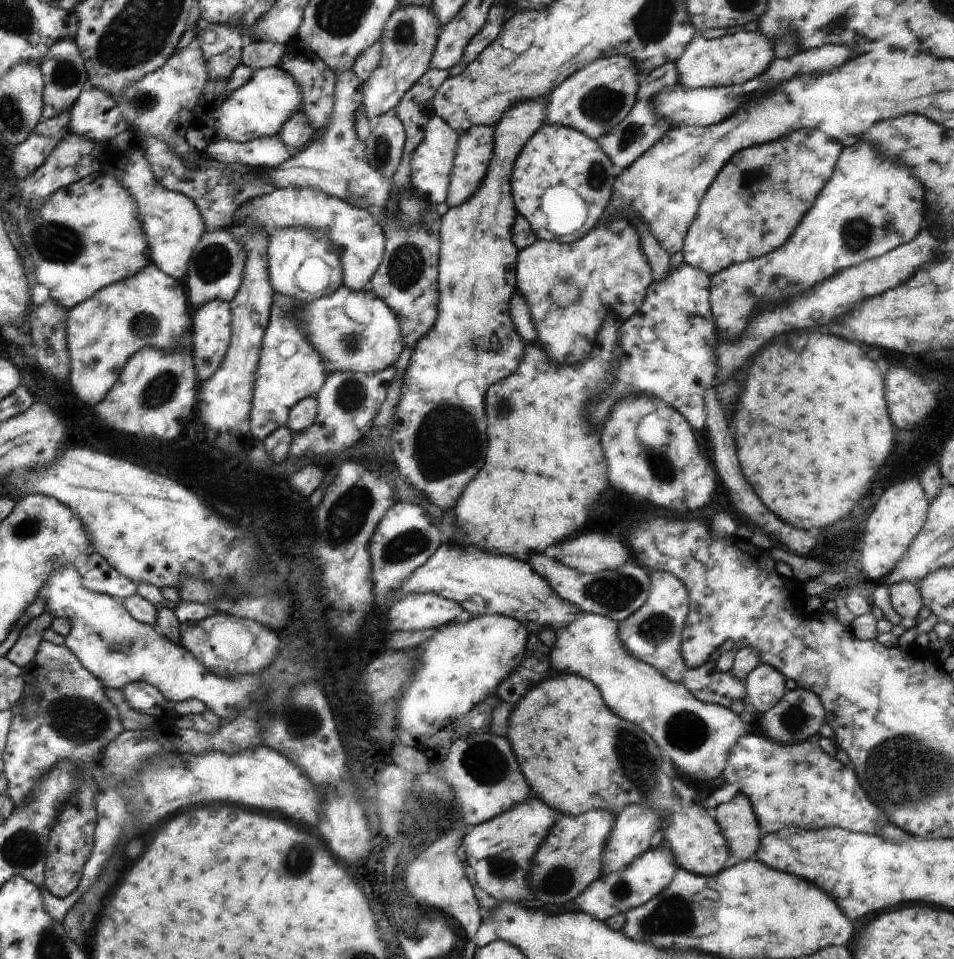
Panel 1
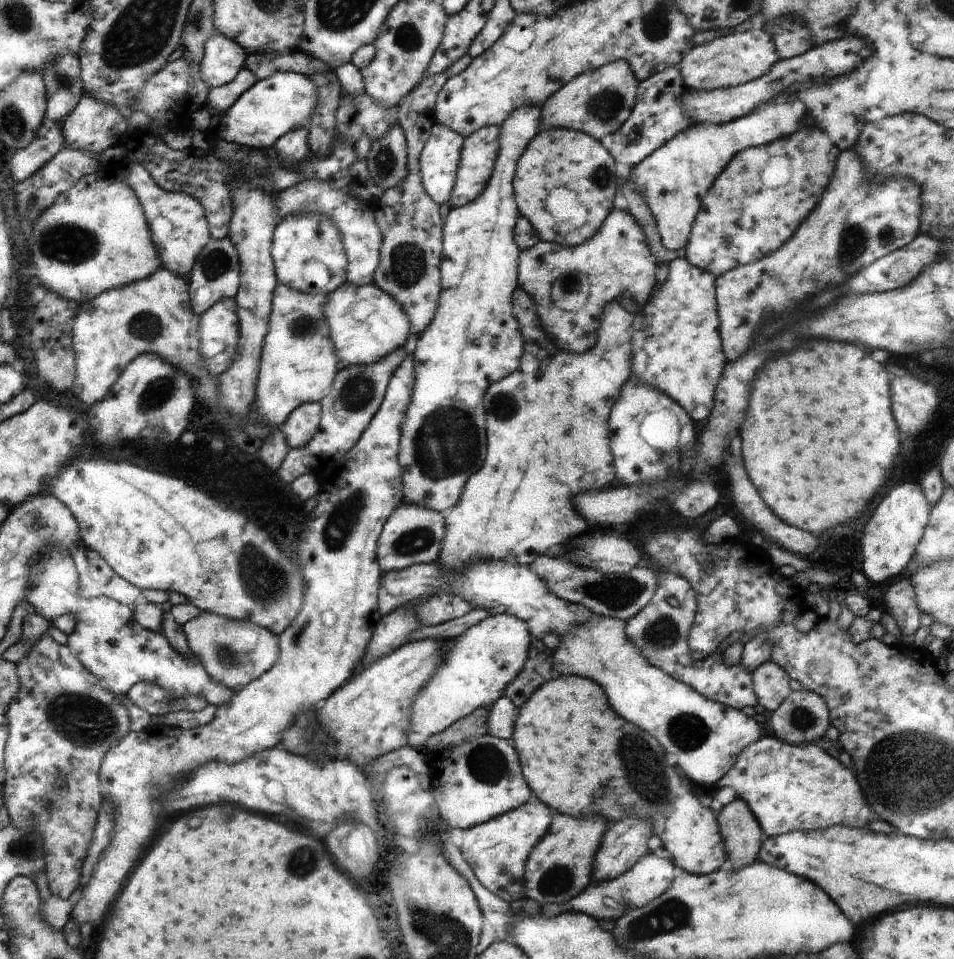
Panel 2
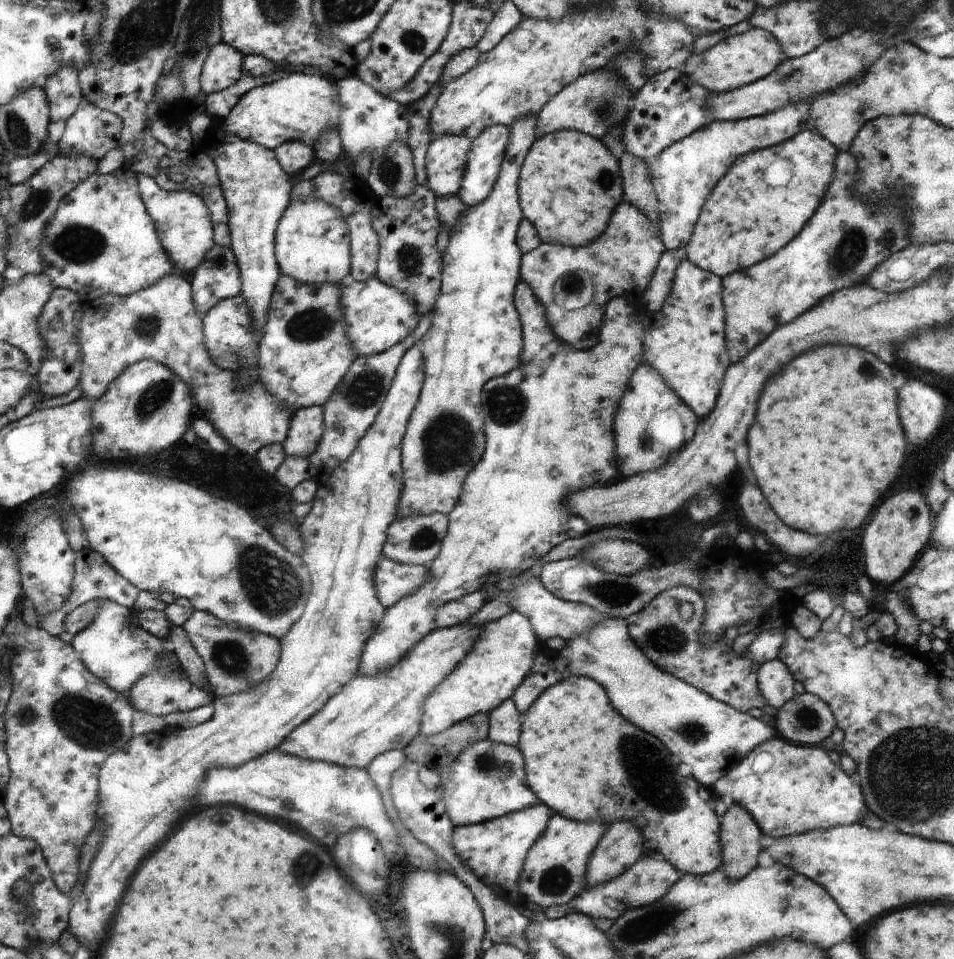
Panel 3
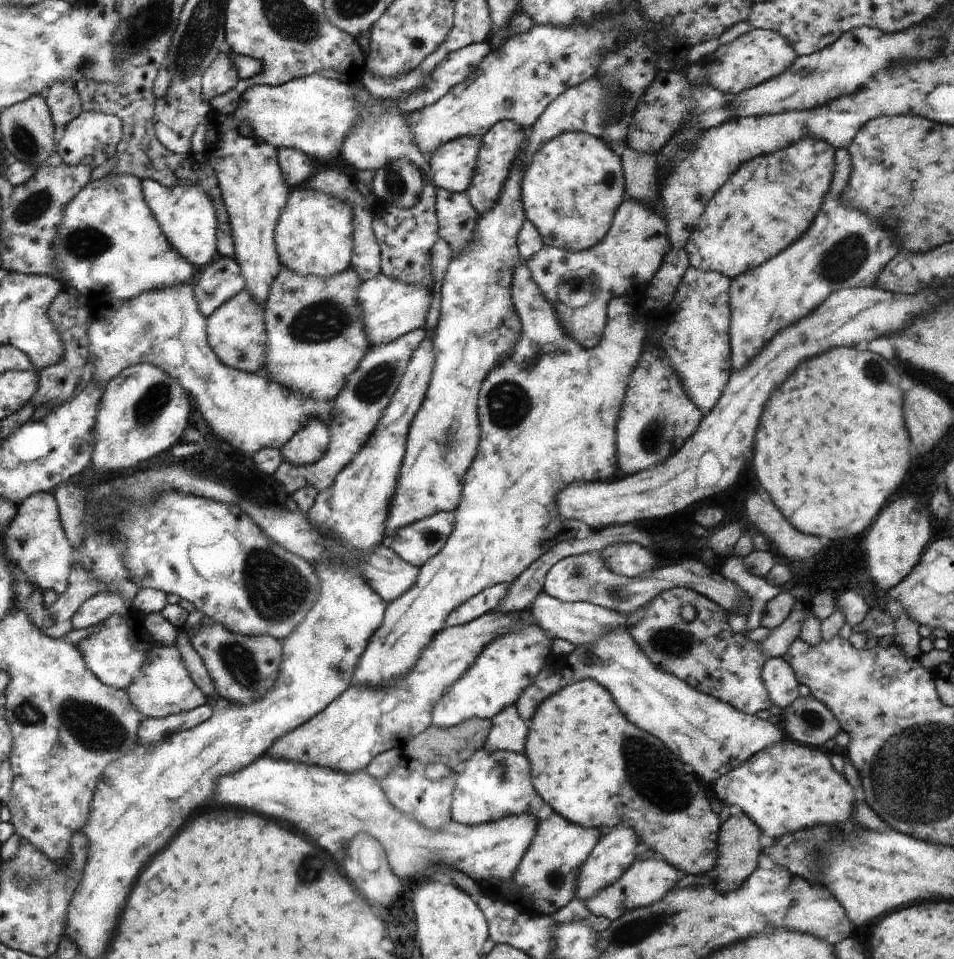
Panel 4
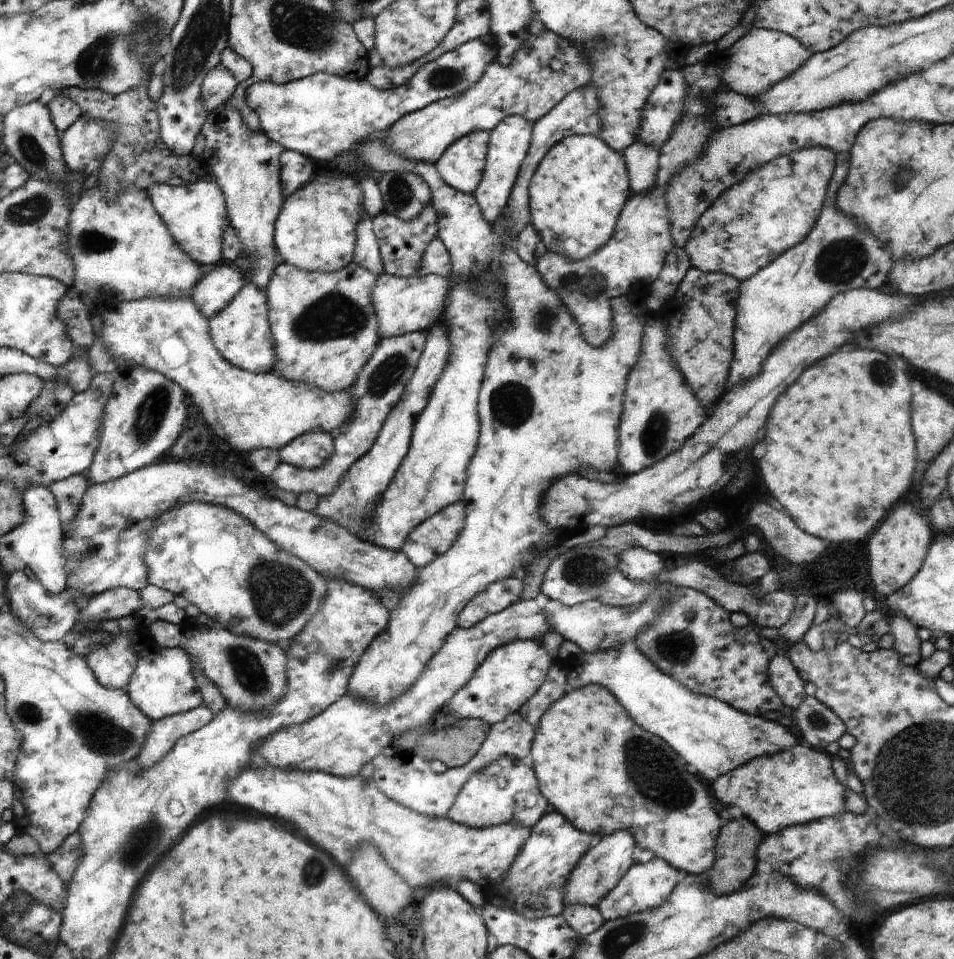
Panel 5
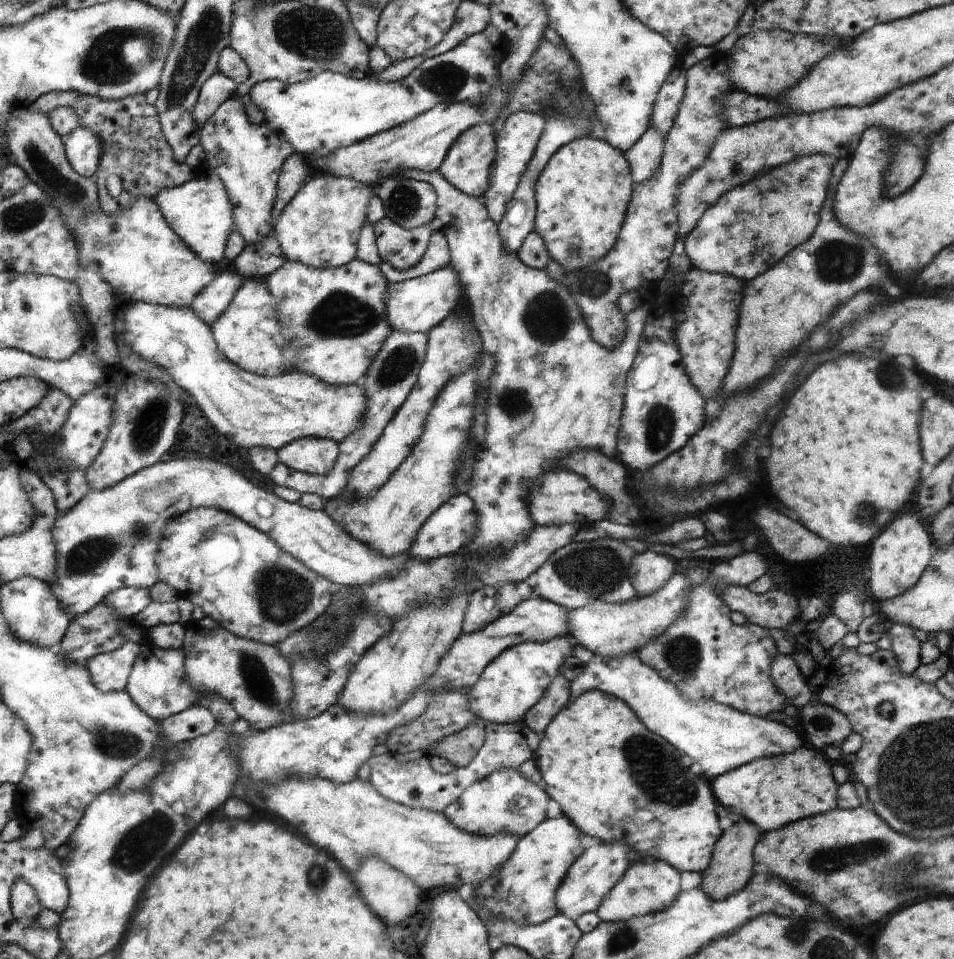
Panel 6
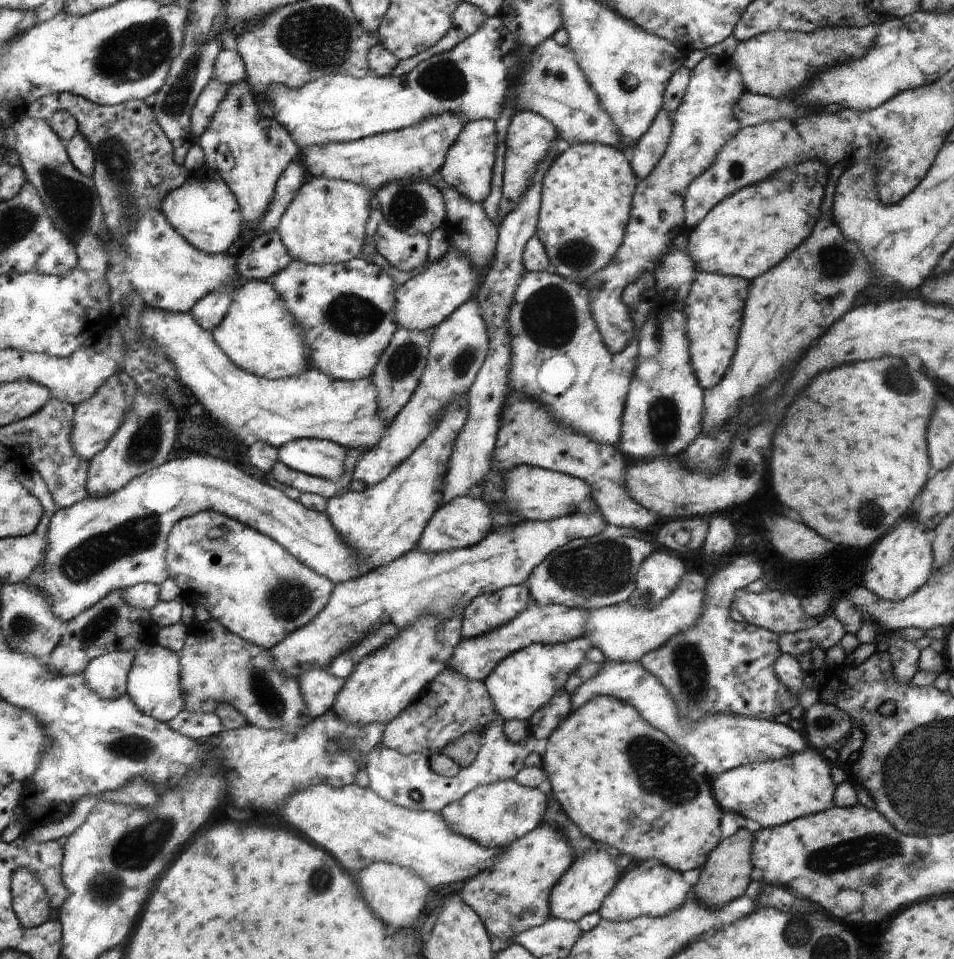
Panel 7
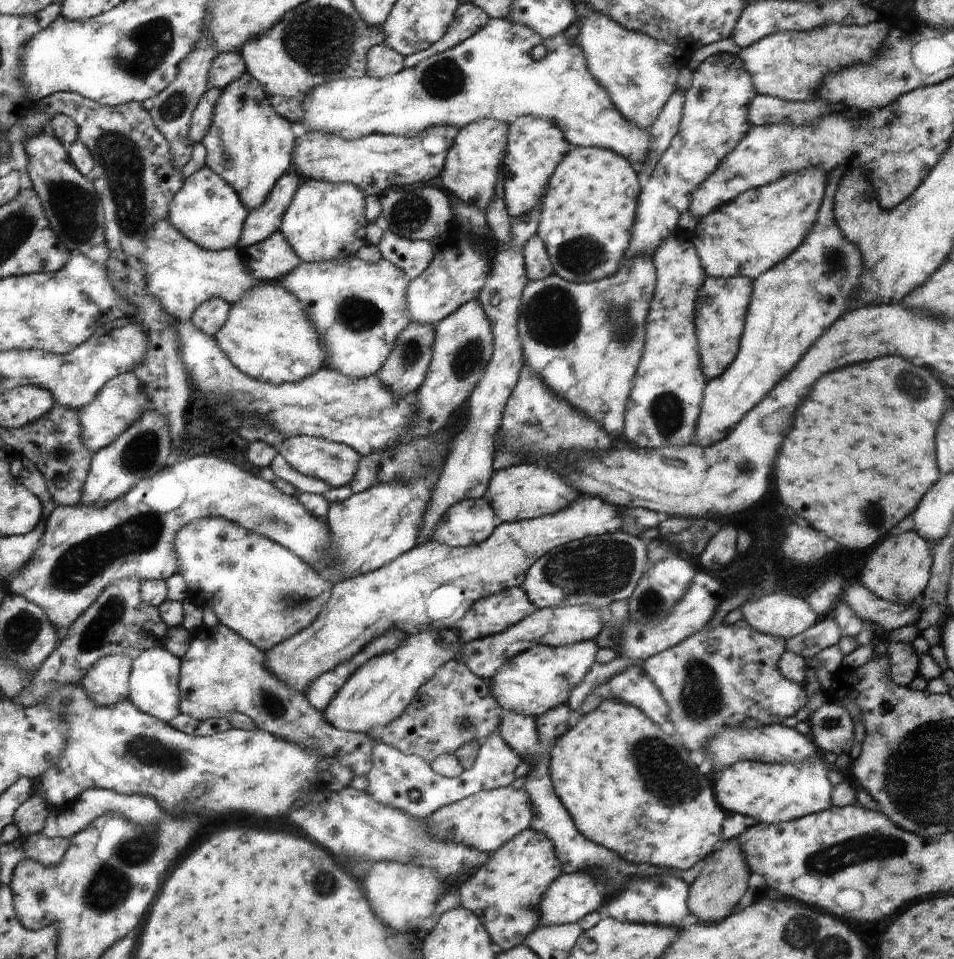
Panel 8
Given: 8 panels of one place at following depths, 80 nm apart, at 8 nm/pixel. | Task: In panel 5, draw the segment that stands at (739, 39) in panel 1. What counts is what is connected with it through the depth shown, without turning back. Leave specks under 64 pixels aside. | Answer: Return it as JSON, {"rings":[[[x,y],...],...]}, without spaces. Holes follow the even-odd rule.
{"rings":[[[752,28],[725,53],[720,69],[723,88],[751,100],[752,96],[766,92],[774,84],[791,76],[810,56],[813,56],[812,52],[788,34],[771,29]]]}

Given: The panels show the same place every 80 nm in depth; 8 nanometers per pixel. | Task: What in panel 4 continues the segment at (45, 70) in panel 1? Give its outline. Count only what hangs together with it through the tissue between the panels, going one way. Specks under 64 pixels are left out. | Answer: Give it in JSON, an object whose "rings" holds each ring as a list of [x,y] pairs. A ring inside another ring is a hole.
{"rings":[[[71,80],[54,83],[48,90],[47,104],[55,126],[67,126],[83,111],[82,100]]]}

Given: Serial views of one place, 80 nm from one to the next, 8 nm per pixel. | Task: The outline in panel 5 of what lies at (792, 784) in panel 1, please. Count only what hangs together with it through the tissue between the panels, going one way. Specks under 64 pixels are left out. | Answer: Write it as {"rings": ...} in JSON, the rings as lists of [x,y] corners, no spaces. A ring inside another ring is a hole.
{"rings":[[[797,741],[776,754],[753,758],[750,762],[720,776],[713,783],[718,802],[729,808],[738,806],[765,835],[786,827],[804,824],[824,817],[842,814],[845,810],[846,784],[840,784],[832,771],[833,754],[813,749]]]}

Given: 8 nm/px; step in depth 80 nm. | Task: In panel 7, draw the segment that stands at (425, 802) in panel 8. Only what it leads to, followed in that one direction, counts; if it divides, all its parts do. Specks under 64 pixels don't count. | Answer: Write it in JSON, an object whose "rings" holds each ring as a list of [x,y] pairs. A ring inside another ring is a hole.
{"rings":[[[500,716],[487,724],[482,732],[483,746],[479,748],[475,762],[465,770],[460,769],[456,776],[444,776],[432,770],[430,758],[424,753],[405,755],[396,749],[381,744],[366,754],[364,768],[368,772],[369,787],[385,801],[396,803],[412,811],[432,811],[439,813],[448,803],[454,803],[466,796],[476,787],[491,785],[498,781],[514,779],[518,771],[523,768],[526,758],[534,755],[536,739],[531,736],[529,741],[512,741],[503,728]]]}

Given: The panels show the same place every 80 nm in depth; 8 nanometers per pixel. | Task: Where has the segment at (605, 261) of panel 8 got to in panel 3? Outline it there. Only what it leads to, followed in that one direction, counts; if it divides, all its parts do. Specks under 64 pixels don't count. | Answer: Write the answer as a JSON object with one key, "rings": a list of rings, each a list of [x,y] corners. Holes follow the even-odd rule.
{"rings":[[[562,129],[537,138],[531,152],[523,160],[519,172],[519,204],[523,216],[538,231],[542,243],[565,247],[583,247],[596,240],[608,226],[614,209],[624,202],[619,159],[602,143],[580,131]],[[560,190],[570,192],[570,210],[578,214],[558,212]],[[582,198],[584,202],[574,202]]]}

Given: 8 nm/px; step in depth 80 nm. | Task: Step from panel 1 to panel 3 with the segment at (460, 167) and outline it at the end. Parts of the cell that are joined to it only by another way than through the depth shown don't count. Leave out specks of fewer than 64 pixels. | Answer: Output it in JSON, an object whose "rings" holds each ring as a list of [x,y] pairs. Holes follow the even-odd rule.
{"rings":[[[494,125],[485,128],[476,138],[471,139],[471,154],[467,160],[466,175],[463,186],[457,192],[464,204],[475,207],[483,203],[494,190],[496,179],[502,171],[503,160],[507,158],[507,148],[511,144],[511,128],[509,125]]]}

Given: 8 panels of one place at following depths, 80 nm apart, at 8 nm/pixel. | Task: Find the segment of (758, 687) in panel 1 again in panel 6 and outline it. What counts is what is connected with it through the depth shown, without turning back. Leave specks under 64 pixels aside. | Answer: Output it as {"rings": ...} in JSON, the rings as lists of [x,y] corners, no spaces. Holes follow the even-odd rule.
{"rings":[[[778,654],[771,665],[774,685],[786,696],[787,703],[802,709],[817,697],[810,691],[808,681],[802,676],[790,655]]]}

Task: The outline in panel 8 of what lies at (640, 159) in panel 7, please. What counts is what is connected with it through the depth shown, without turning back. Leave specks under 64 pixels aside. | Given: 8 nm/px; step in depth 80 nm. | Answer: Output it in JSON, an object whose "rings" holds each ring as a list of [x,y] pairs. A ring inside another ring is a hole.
{"rings":[[[675,89],[664,108],[660,111],[659,117],[650,127],[653,136],[653,146],[651,147],[649,158],[641,167],[637,168],[638,172],[651,174],[655,162],[660,160],[661,154],[668,148],[672,137],[678,132],[684,103],[685,90]]]}

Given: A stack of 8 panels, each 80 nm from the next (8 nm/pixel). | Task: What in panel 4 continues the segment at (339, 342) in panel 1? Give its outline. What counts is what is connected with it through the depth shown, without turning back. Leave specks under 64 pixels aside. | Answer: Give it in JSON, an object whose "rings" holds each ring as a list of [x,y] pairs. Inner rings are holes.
{"rings":[[[382,273],[374,279],[362,281],[357,291],[357,299],[363,308],[365,331],[369,336],[370,347],[391,343],[409,332],[424,327],[432,294],[436,290],[436,285],[430,288],[421,284],[408,284]]]}

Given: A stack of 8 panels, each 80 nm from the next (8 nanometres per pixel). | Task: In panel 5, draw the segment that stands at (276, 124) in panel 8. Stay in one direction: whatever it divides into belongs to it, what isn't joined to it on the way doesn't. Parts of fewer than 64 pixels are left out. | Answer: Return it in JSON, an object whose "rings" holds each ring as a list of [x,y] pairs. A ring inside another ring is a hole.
{"rings":[[[228,103],[207,114],[201,132],[207,143],[203,153],[204,160],[210,162],[211,177],[223,190],[229,223],[236,231],[243,255],[250,264],[245,274],[248,275],[250,284],[266,290],[276,268],[275,224],[285,199],[281,161],[285,149],[266,133],[248,130],[242,122],[240,112],[228,106]]]}

